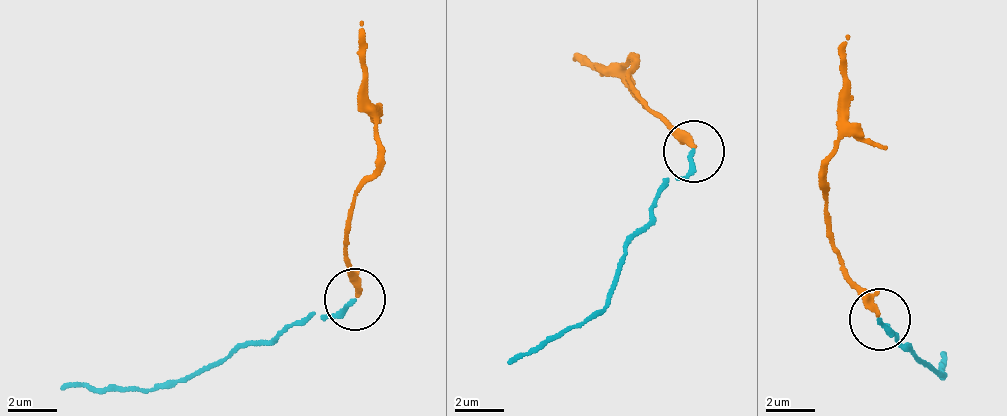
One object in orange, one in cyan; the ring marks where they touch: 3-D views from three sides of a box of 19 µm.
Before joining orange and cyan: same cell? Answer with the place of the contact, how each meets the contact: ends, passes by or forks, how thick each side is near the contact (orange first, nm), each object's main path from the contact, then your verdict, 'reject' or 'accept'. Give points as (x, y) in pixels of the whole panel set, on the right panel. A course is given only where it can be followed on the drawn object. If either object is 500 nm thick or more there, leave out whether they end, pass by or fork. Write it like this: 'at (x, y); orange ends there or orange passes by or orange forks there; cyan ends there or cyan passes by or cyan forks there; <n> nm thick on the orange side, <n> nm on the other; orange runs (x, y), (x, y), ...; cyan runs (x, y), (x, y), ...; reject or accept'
at (879, 319); orange ends there; cyan ends there; 240 nm thick on the orange side, 180 nm on the other; orange runs (875, 314), (875, 296), (831, 241), (824, 181), (850, 34); cyan runs (880, 320), (890, 332), (883, 322), (944, 374), (943, 355); reject

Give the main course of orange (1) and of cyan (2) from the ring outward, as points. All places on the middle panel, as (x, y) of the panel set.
1: (690, 145), (625, 79), (635, 62), (572, 61)
2: (693, 153), (683, 176), (663, 177), (601, 312), (507, 364)

